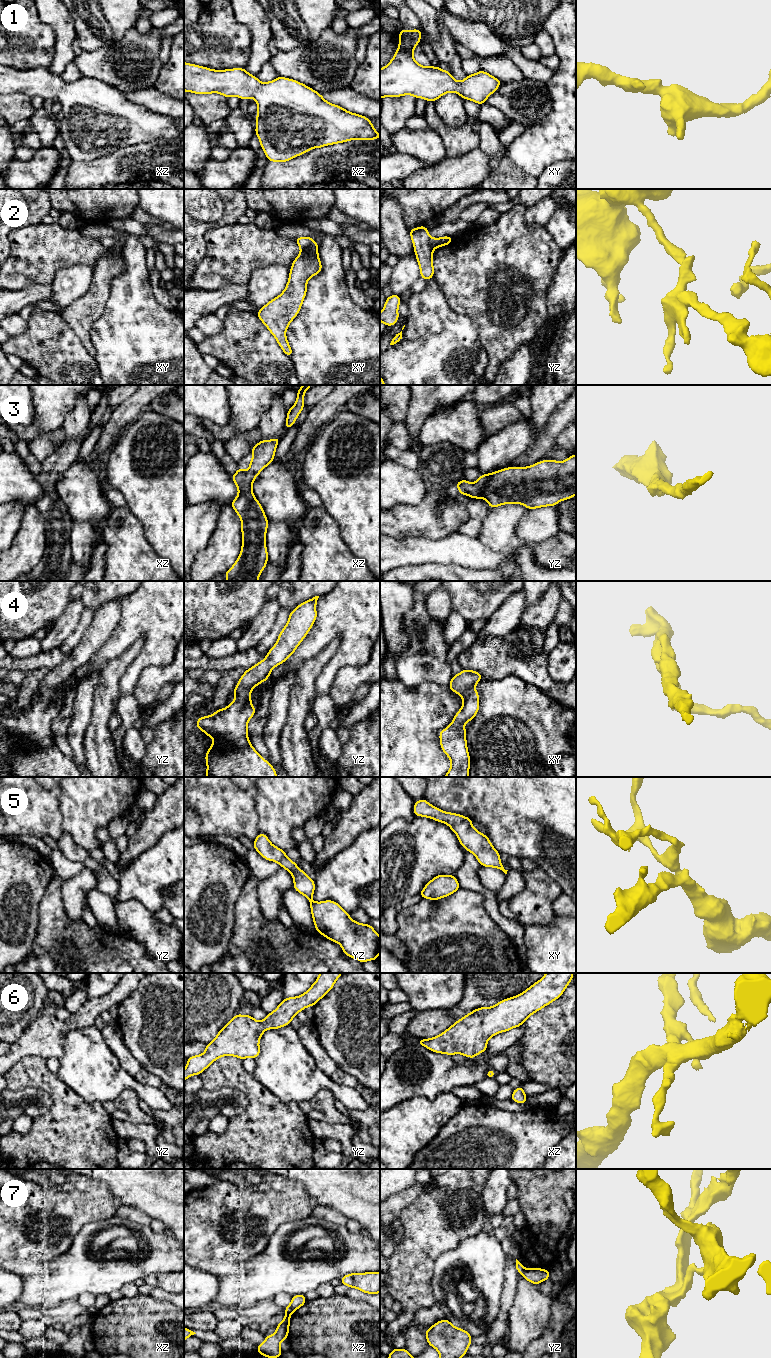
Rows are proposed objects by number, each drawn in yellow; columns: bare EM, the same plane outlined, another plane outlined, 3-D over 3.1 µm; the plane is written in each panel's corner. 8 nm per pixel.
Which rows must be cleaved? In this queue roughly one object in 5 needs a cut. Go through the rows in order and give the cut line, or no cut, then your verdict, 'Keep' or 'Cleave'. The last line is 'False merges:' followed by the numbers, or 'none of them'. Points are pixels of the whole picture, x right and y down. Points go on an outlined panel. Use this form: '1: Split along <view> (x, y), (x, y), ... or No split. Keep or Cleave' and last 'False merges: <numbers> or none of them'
1: No split. Keep
2: Split along xy (308, 237), (309, 243), (305, 247), (300, 247). Cleave
3: No split. Keep
4: No split. Keep
5: No split. Keep
6: No split. Keep
7: Split along yz (525, 1269), (522, 1274). Cleave
False merges: 2, 7

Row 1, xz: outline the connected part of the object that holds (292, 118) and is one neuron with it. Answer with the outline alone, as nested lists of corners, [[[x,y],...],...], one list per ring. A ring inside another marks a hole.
[[[184,62],[184,91],[253,97],[258,105],[255,134],[272,162],[287,162],[311,149],[349,140],[380,138],[367,117],[329,103],[317,91],[285,77],[262,83],[245,68],[214,70]]]

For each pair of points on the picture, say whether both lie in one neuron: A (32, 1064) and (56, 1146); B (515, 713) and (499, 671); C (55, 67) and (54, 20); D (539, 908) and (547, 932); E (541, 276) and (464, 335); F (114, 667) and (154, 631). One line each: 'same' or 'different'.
A: same
B: different
C: same
D: different
E: different
F: different

